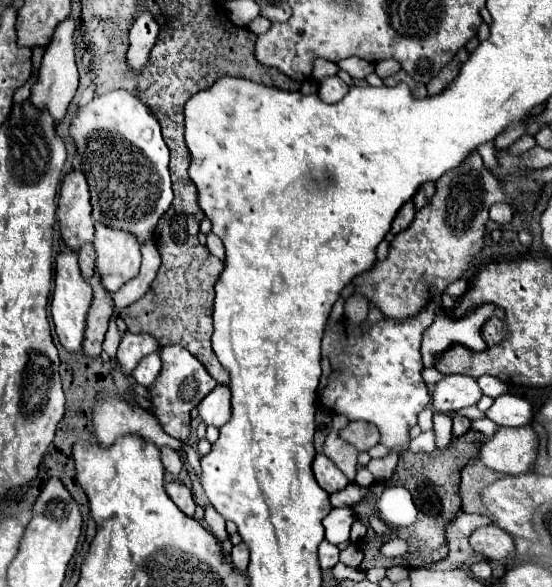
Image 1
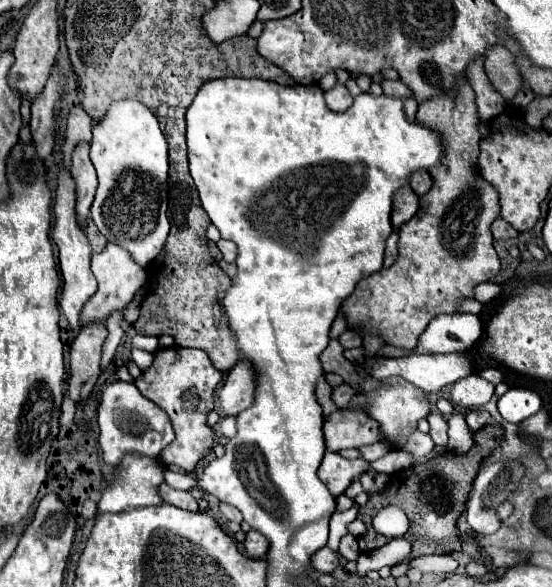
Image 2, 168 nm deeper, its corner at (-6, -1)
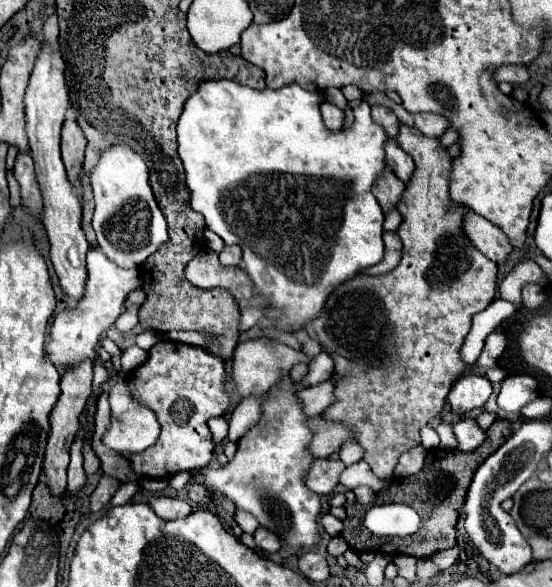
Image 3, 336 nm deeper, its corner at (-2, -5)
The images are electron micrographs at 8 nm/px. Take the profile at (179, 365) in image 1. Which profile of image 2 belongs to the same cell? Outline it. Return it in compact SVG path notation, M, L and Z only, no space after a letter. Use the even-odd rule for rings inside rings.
M159 348L155 352L153 364L135 380L135 386L141 390L145 398L163 408L173 424L175 440L159 454L161 464L165 466L181 466L187 472L193 472L197 462L207 456L213 448L215 432L207 426L207 414L215 408L215 388L223 380L223 372L219 372L209 356L197 348Z

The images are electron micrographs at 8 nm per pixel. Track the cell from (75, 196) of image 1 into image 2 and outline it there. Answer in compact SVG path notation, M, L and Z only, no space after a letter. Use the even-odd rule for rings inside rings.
M87 142L75 146L73 158L71 158L71 174L77 184L77 208L75 208L77 220L79 224L85 224L85 218L89 218L89 208L97 190L97 174L93 170L93 164L89 162Z

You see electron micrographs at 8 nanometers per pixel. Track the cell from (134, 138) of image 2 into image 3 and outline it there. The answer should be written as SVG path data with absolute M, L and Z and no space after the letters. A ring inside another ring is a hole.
M113 144L109 150L103 150L87 180L95 196L93 230L97 234L99 248L117 266L137 268L169 240L165 216L149 186L149 168L141 154L131 146Z

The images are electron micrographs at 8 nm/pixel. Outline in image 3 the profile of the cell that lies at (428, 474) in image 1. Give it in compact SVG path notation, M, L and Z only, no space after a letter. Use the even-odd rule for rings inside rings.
M495 420L493 426L487 430L487 440L475 448L473 452L459 452L459 450L429 450L425 458L425 466L419 474L411 478L395 478L389 482L389 488L377 494L379 502L401 502L411 508L421 516L421 526L415 534L409 538L393 538L393 554L409 554L417 558L429 558L445 548L455 546L455 524L459 518L459 508L465 502L465 494L471 482L473 472L477 466L493 454L511 434L511 424L507 420Z

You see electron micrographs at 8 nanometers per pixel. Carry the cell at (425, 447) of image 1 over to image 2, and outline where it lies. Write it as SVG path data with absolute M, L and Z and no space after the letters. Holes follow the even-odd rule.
M415 430L411 436L409 436L409 440L405 442L405 446L401 448L403 452L409 452L413 458L423 458L423 456L427 456L431 450L435 448L435 444L433 444L433 440L431 440L431 436L429 434L423 434L423 432L419 432L419 430Z

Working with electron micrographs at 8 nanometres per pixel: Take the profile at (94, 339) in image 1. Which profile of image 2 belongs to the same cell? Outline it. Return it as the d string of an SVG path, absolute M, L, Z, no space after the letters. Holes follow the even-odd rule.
M99 322L93 326L81 328L77 338L71 344L71 376L67 382L67 398L75 404L87 400L93 392L93 386L99 378L99 360L101 360L101 346L105 342L107 328Z

